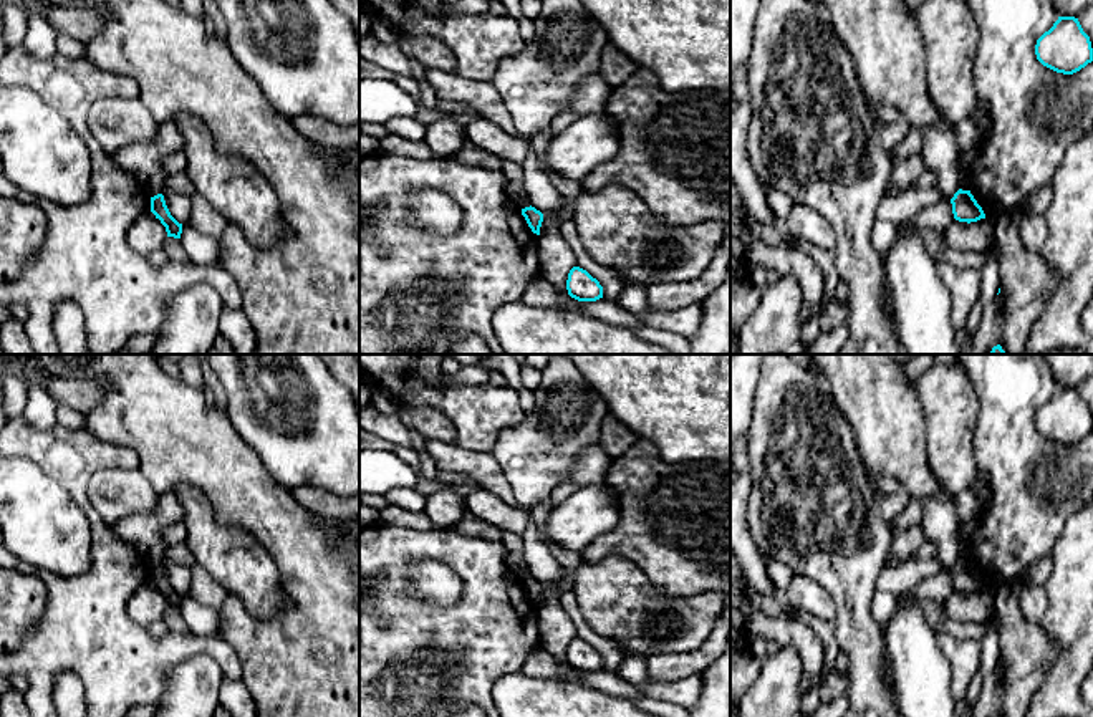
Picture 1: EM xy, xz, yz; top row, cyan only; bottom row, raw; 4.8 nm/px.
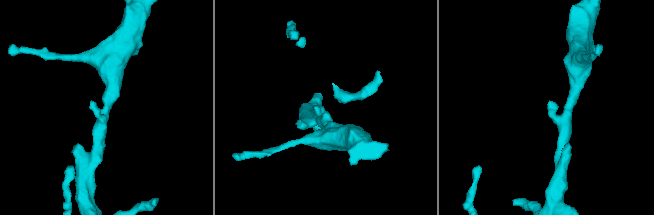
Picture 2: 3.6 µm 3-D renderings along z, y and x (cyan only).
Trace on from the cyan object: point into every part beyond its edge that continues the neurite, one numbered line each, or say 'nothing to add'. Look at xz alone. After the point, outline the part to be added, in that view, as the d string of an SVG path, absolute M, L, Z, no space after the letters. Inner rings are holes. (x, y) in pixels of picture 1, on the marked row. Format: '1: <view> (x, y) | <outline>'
nothing to add

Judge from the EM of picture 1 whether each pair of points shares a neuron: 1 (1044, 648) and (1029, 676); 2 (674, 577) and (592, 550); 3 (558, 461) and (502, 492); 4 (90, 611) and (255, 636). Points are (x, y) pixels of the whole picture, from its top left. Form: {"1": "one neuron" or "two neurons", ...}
{"1": "one neuron", "2": "one neuron", "3": "two neurons", "4": "two neurons"}

